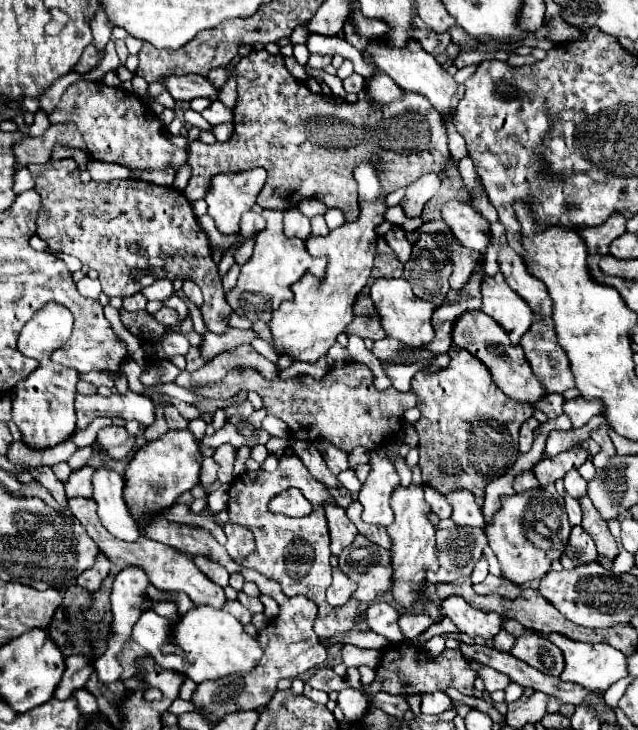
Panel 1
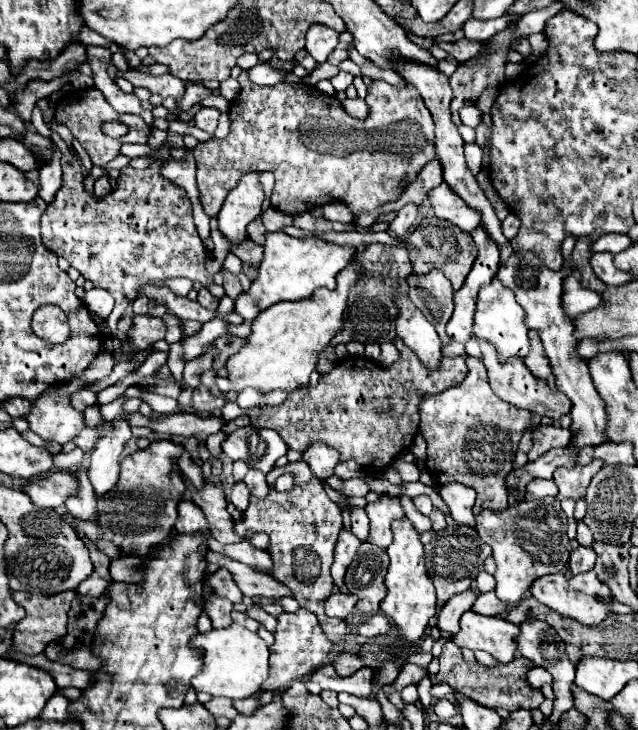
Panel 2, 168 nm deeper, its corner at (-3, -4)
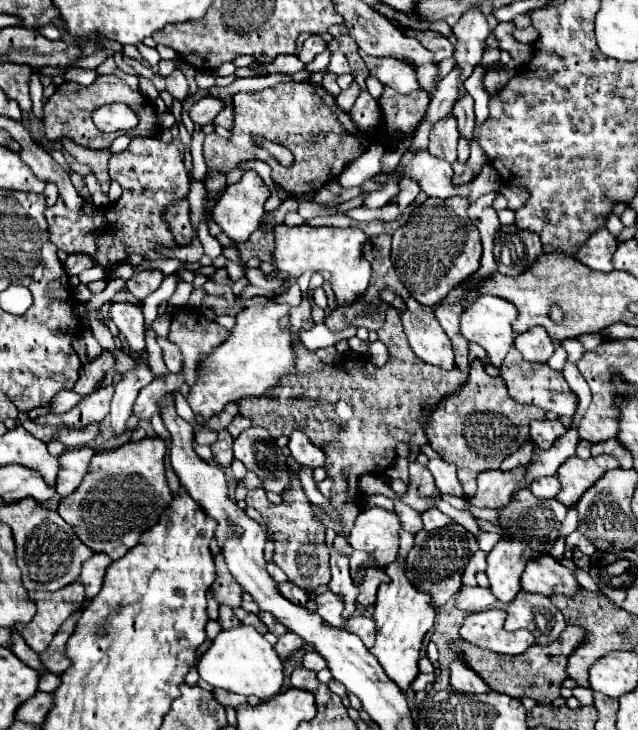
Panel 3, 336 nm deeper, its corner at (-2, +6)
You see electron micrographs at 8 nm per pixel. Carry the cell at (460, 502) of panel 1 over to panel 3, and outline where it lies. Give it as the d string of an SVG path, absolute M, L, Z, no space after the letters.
M428 444L421 449L421 453L425 453L429 457L427 469L431 471L435 485L441 489L441 493L463 497L463 489L461 489L461 483L457 479L455 465L451 465L449 461L443 461L443 457L439 457L439 453L435 453Z

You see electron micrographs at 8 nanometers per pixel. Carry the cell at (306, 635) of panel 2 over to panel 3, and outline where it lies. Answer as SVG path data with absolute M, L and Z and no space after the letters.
M285 633L283 637L279 637L279 641L277 641L277 645L275 645L275 651L277 651L277 655L283 659L283 661L287 661L295 651L299 651L303 647L303 641L295 635L295 633Z

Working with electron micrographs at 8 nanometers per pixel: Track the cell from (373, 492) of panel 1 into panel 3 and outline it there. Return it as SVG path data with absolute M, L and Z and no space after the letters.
M373 507L359 513L351 535L349 545L359 551L373 555L375 567L385 569L397 557L399 549L399 515Z

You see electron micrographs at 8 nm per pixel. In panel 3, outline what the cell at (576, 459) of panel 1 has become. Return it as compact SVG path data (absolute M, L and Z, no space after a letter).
M599 455L597 459L591 457L587 461L579 459L579 457L571 457L567 463L563 463L559 467L559 481L561 481L561 491L557 495L557 499L569 509L573 507L579 497L591 487L595 485L595 481L611 471L611 469L617 469L619 463L611 457L611 455Z

